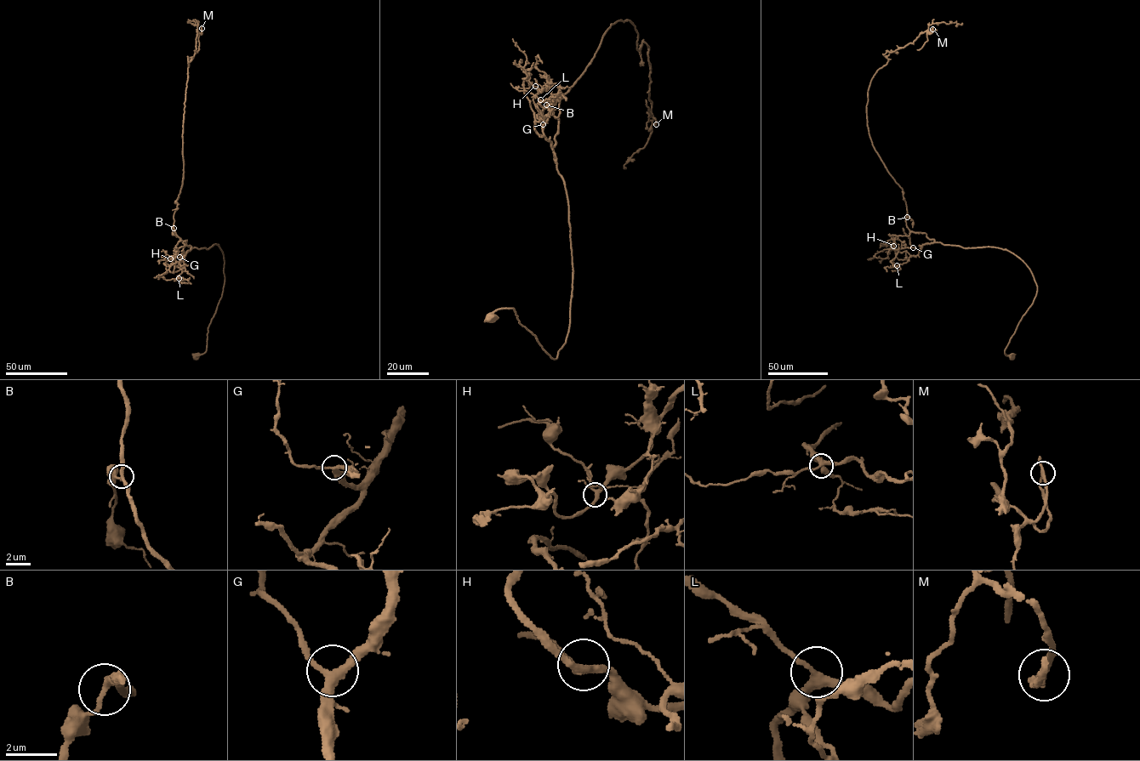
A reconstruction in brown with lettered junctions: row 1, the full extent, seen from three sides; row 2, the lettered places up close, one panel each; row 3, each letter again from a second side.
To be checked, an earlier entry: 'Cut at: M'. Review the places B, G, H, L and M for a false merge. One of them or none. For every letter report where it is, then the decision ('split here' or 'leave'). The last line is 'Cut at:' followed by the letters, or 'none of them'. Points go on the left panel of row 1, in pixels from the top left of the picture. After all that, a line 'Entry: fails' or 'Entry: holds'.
B: at (173, 228); leave
G: at (179, 257); leave
H: at (170, 258); leave
L: at (179, 278); leave
M: at (202, 28); split here
Cut at: M
Entry: holds

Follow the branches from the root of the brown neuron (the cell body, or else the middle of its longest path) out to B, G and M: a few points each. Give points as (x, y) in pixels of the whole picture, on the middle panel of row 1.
B: (489, 316), (513, 308), (554, 359), (565, 343), (572, 275), (568, 200), (552, 149), (558, 120), (546, 105)
G: (489, 316), (498, 309), (513, 308), (519, 323), (554, 359), (565, 343), (572, 275), (568, 200), (543, 124)
M: (489, 316), (513, 308), (554, 359), (565, 343), (570, 223), (547, 105), (620, 19), (648, 48), (656, 124)

